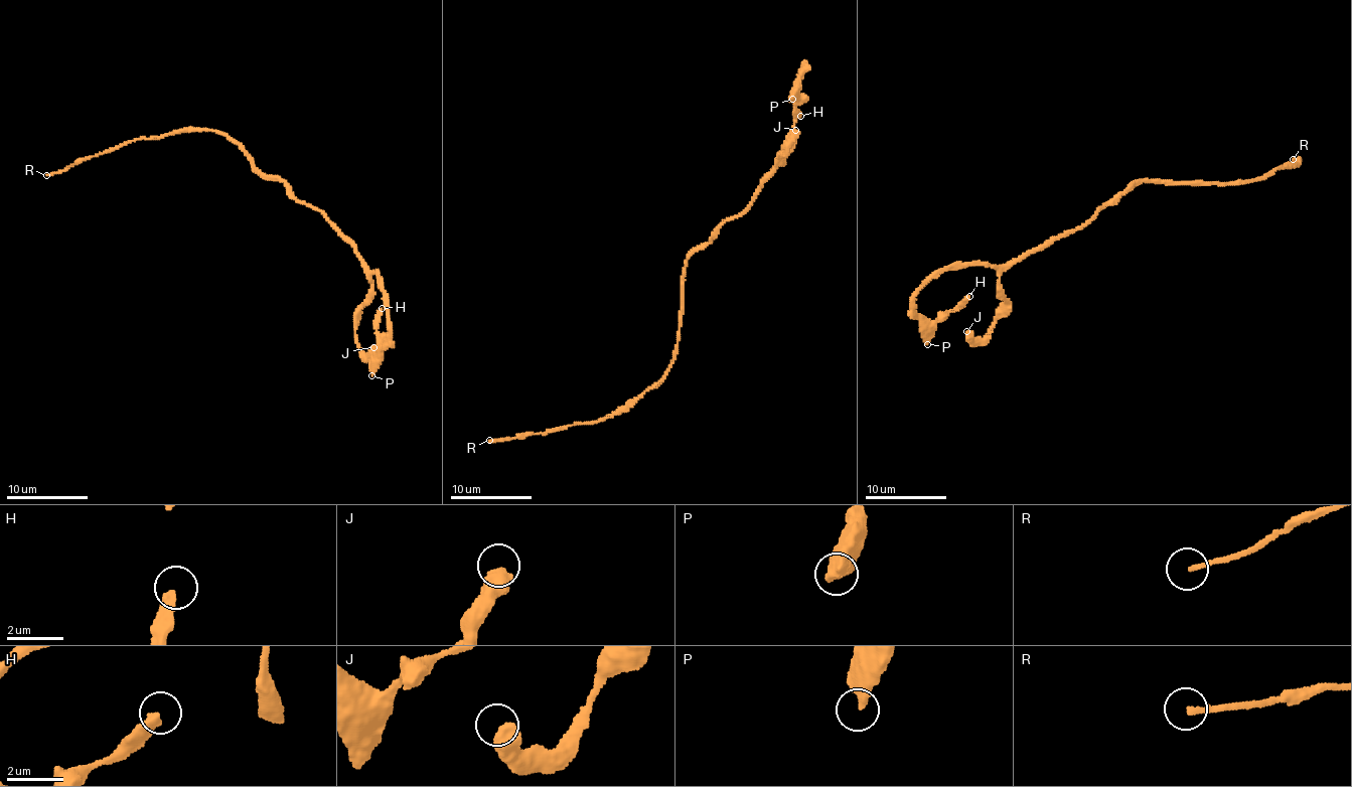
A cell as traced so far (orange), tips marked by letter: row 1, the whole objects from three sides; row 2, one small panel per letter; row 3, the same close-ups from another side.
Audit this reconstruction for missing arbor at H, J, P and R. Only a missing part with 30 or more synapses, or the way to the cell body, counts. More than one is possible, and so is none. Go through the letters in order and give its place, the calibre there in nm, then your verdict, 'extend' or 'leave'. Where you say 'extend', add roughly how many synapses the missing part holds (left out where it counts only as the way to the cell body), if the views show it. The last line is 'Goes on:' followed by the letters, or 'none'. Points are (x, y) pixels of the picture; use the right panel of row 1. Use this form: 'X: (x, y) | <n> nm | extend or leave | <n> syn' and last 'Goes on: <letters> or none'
H: (969, 296) | 400 nm | leave
J: (966, 331) | 600 nm | leave
P: (927, 344) | 440 nm | leave
R: (1293, 159) | 150 nm | extend | 60 syn
Goes on: R

